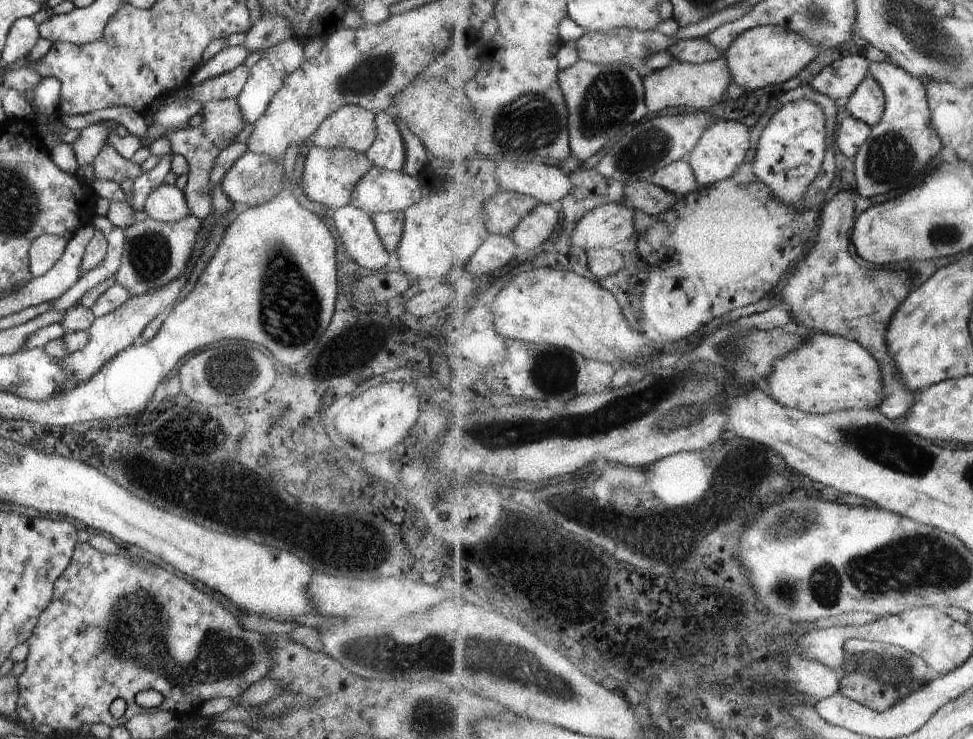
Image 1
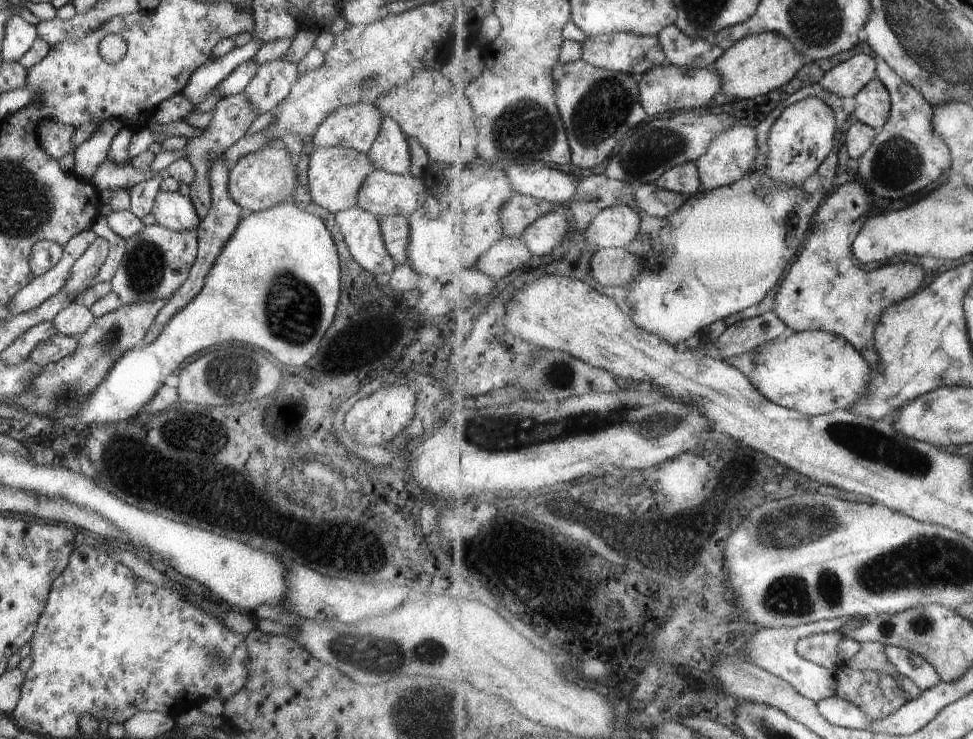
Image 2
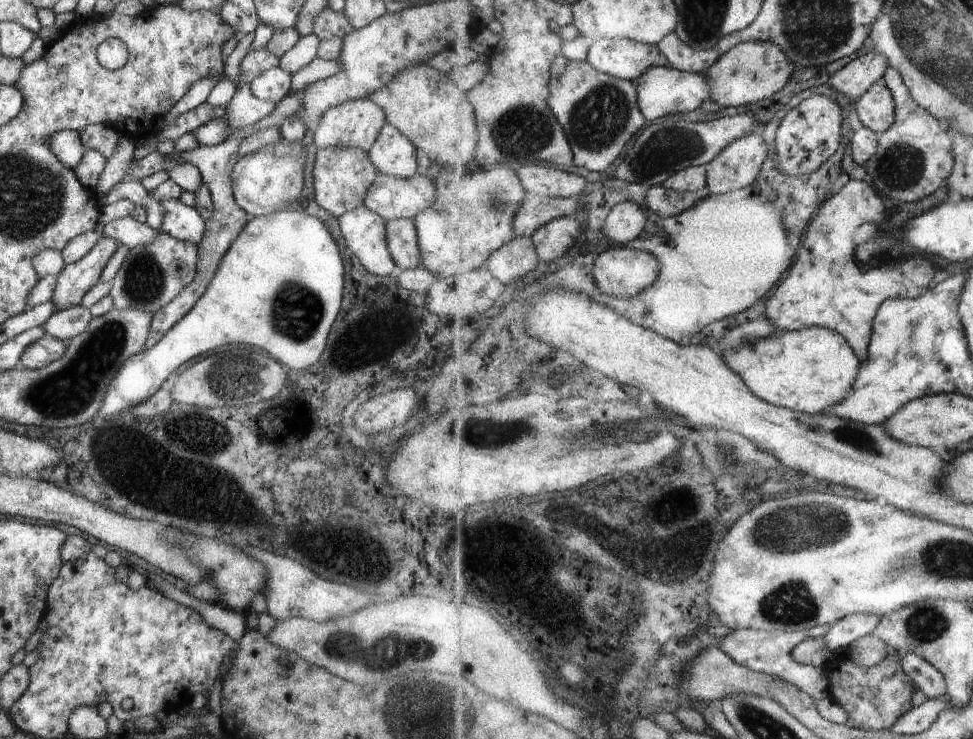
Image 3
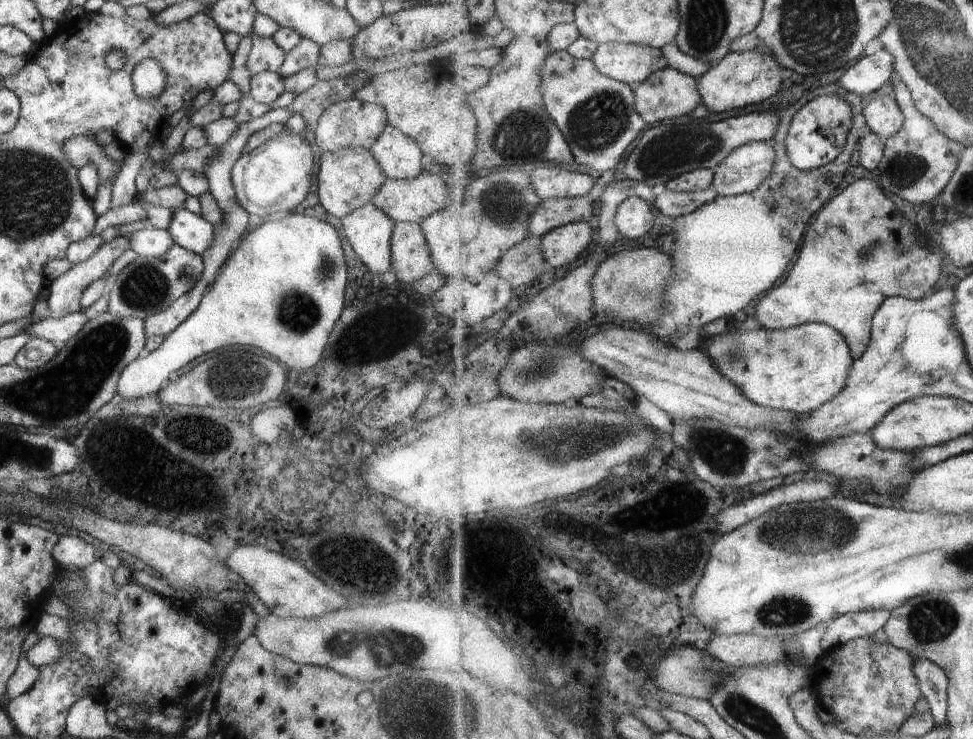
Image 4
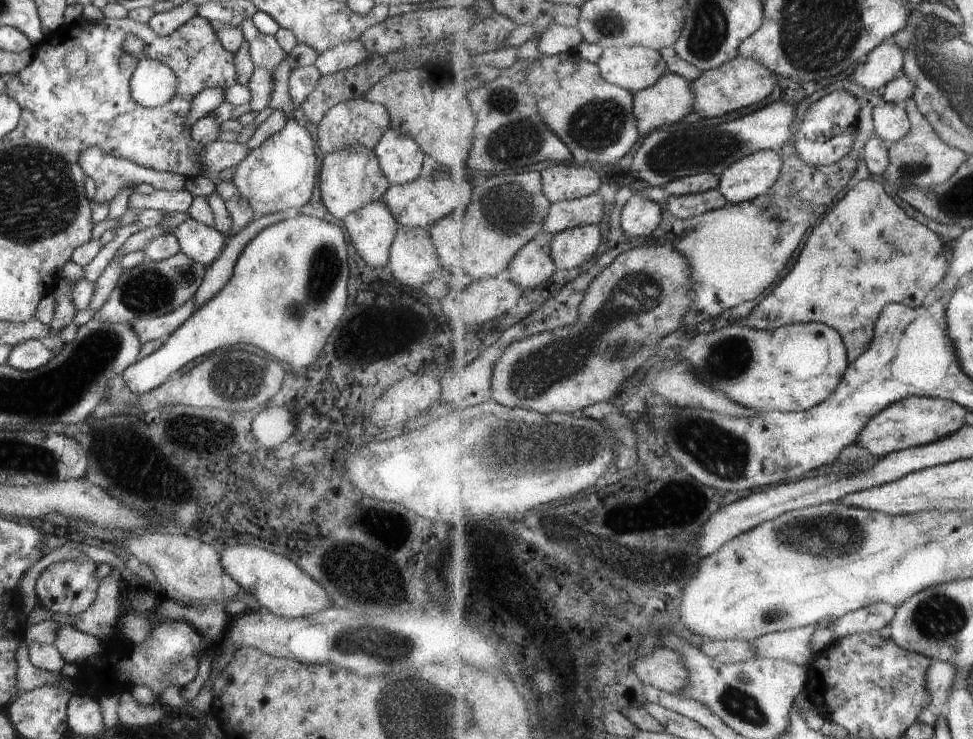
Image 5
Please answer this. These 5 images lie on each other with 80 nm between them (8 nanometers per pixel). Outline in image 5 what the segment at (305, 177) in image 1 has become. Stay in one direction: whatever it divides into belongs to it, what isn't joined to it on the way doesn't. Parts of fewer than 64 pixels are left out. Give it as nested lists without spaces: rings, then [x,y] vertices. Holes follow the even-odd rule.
[[[345,147],[324,153],[319,172],[322,203],[331,217],[339,219],[343,218],[345,214],[361,208],[362,205],[379,199],[390,185],[379,168],[374,152],[365,147]]]

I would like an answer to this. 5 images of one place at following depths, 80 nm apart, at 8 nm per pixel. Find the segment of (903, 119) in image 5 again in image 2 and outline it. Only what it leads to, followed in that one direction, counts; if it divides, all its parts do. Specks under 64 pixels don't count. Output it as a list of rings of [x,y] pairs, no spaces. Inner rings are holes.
[[[879,77],[873,79],[851,101],[850,112],[852,119],[881,131],[892,112],[892,98],[885,83]]]

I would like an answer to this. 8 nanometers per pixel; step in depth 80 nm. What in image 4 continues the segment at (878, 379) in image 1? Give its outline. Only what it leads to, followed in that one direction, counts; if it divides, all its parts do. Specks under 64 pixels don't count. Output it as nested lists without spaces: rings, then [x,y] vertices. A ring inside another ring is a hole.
[[[823,323],[803,324],[789,328],[789,330],[779,331],[741,329],[711,338],[706,337],[701,341],[699,348],[704,351],[704,354],[711,356],[713,366],[717,366],[721,374],[725,374],[733,384],[737,384],[739,390],[745,392],[749,400],[761,404],[764,408],[795,412],[798,415],[816,411],[821,406],[835,400],[845,390],[849,382],[849,374],[856,363],[845,336],[842,336],[841,332],[834,327]]]

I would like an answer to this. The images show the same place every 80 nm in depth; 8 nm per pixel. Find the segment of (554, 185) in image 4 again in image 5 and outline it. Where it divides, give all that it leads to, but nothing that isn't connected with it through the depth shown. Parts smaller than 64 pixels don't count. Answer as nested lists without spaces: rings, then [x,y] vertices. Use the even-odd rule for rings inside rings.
[[[577,51],[560,55],[541,55],[528,70],[528,83],[538,102],[541,120],[549,124],[565,140],[577,163],[601,164],[603,167],[614,165],[631,152],[642,136],[634,115],[634,93],[605,80],[598,64],[585,60]],[[563,164],[547,167],[541,170],[540,173],[542,174],[544,192],[553,203],[555,201],[570,201],[594,195],[605,182],[604,175],[598,174],[590,167],[584,168],[580,166],[579,168],[575,168],[575,166]]]

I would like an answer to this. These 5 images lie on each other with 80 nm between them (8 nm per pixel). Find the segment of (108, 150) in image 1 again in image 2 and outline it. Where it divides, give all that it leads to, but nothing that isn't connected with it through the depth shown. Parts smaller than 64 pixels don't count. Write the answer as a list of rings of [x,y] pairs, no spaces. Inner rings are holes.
[[[107,158],[99,164],[96,173],[90,178],[89,183],[95,188],[96,193],[103,189],[114,187],[127,188],[143,182],[143,171],[135,170],[130,163],[113,164]]]

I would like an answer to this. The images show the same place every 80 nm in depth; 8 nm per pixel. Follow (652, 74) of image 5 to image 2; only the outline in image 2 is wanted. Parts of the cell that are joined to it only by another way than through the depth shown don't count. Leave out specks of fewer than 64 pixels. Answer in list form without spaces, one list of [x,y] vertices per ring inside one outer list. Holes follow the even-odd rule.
[[[612,33],[611,35],[600,35],[589,37],[583,42],[583,61],[596,65],[598,68],[605,68],[610,71],[641,76],[653,68],[667,65],[665,48],[661,46],[658,36],[636,36],[635,34]]]

